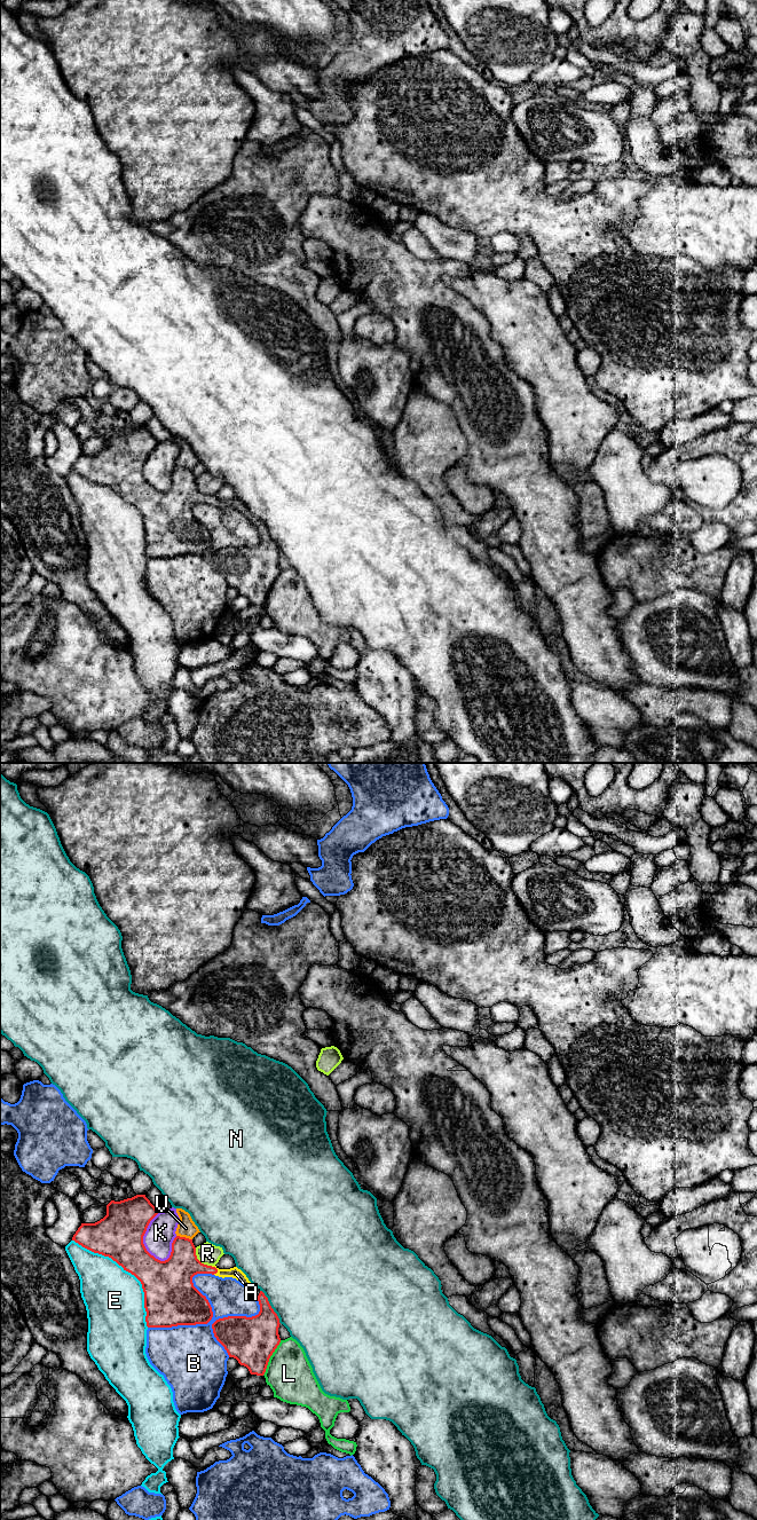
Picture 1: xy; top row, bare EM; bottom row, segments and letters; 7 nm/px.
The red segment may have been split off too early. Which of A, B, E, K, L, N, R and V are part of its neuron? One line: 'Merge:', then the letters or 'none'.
Merge: A

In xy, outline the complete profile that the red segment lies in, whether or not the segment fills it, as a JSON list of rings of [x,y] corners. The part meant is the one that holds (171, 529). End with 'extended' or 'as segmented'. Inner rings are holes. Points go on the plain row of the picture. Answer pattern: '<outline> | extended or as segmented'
[[[145,425],[111,431],[107,446],[95,454],[81,454],[72,471],[111,488],[141,512],[148,558],[207,554],[213,548],[212,537],[194,517],[195,505],[232,507],[246,518],[253,514],[237,497],[219,499],[202,494],[192,470],[186,467],[174,468],[167,490],[156,489],[147,481],[143,466],[157,444]]] | extended

